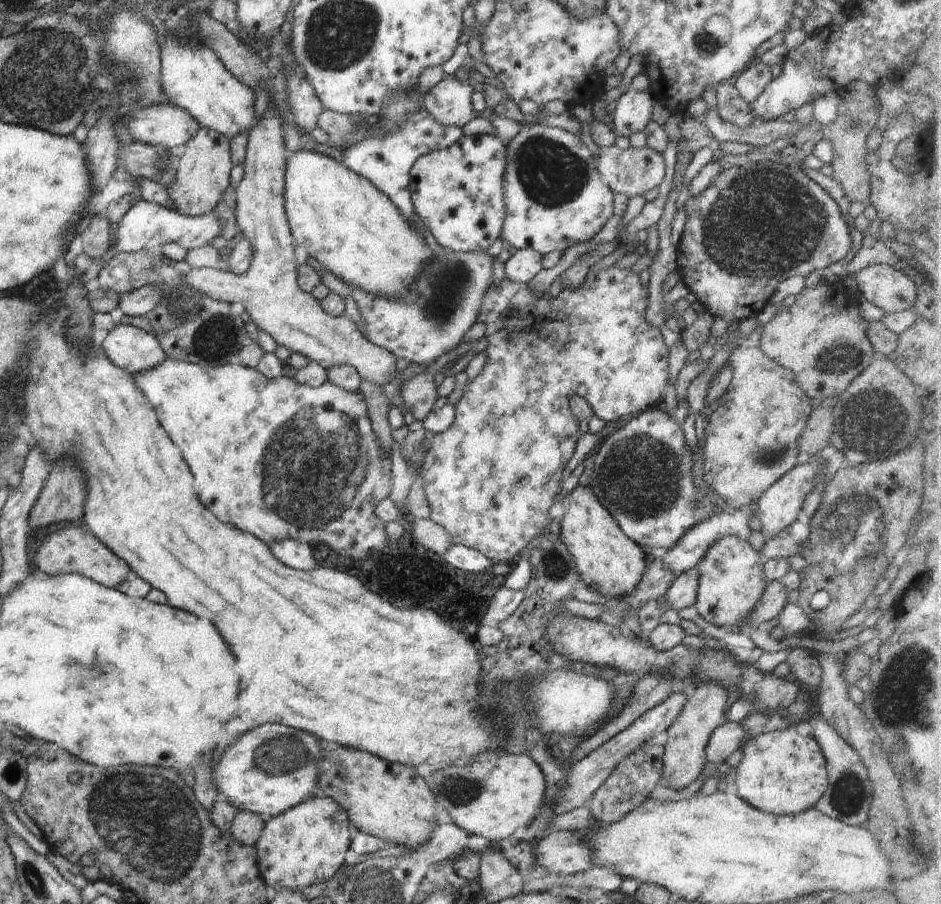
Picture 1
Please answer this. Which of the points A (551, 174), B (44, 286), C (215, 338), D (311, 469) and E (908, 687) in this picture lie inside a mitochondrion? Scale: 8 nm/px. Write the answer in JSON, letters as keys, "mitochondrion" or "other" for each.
{"A":"mitochondrion","B":"other","C":"mitochondrion","D":"mitochondrion","E":"mitochondrion"}

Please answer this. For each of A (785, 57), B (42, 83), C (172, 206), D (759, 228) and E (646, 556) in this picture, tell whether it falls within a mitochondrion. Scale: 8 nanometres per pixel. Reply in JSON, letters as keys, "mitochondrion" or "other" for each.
{"A":"other","B":"mitochondrion","C":"other","D":"mitochondrion","E":"other"}

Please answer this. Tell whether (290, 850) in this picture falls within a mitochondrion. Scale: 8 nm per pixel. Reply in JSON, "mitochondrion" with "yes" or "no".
{"mitochondrion":"no"}

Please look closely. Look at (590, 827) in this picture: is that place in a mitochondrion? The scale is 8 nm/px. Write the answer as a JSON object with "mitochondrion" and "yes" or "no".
{"mitochondrion":"no"}

